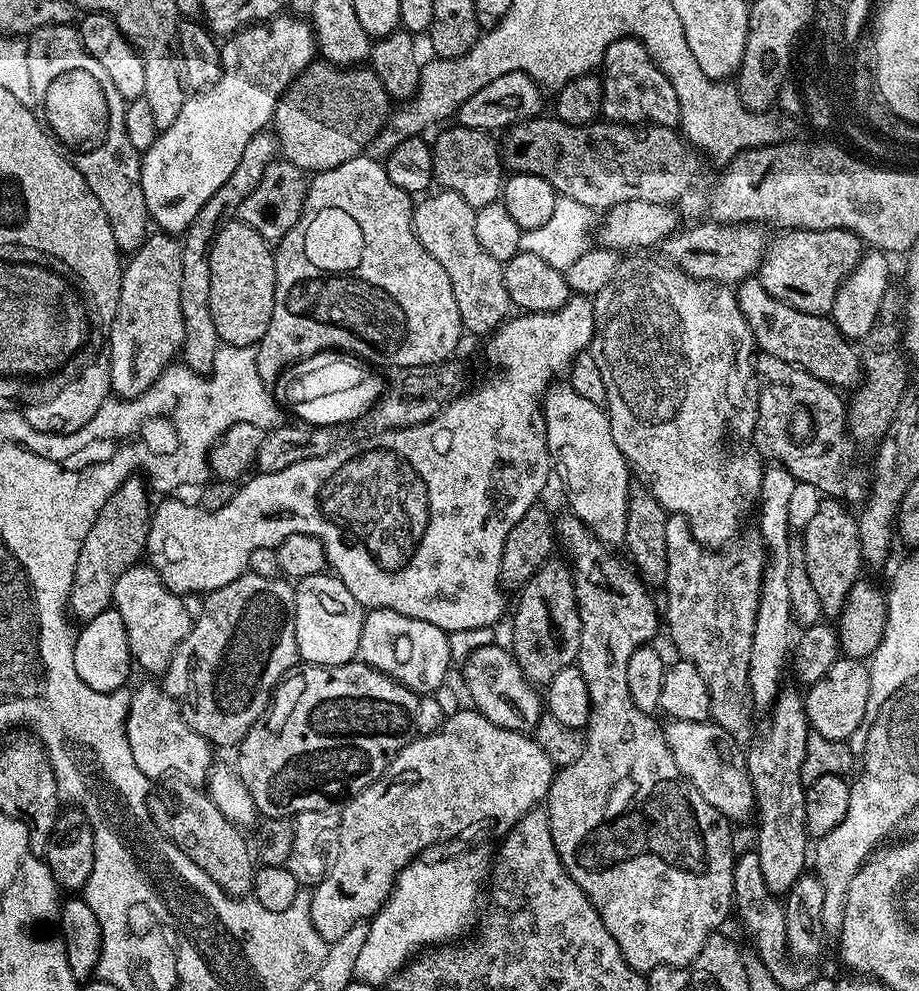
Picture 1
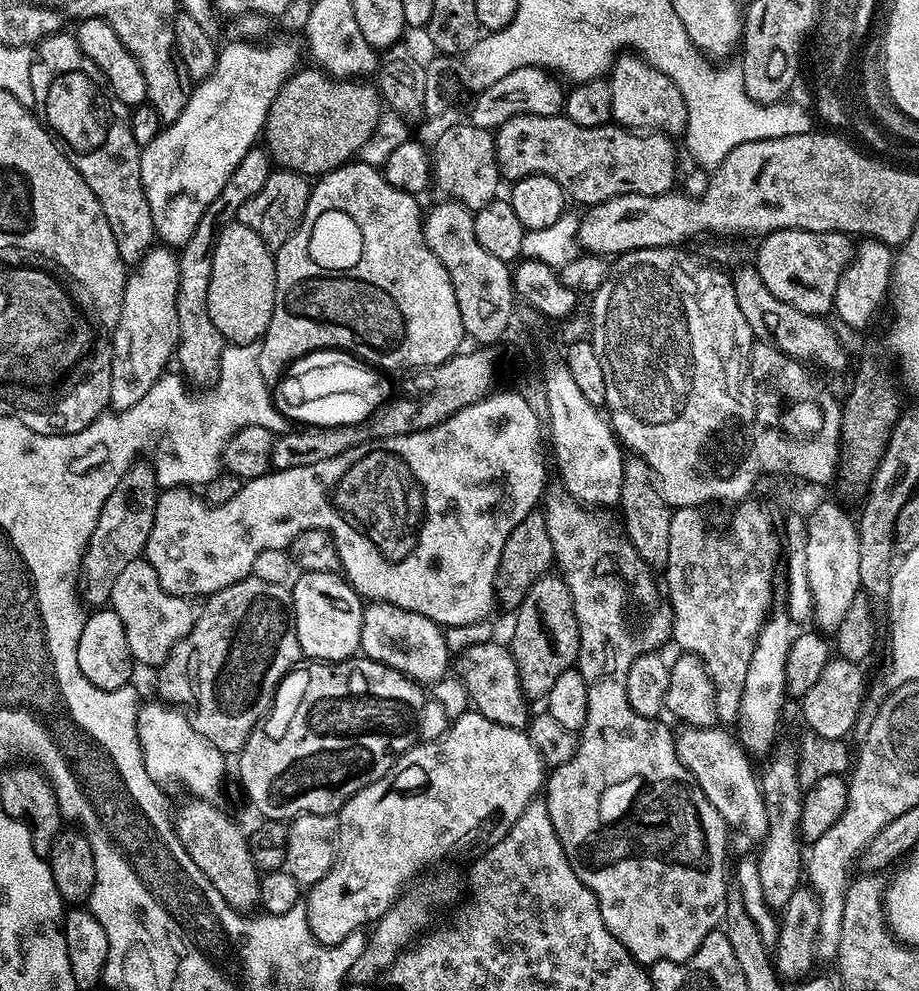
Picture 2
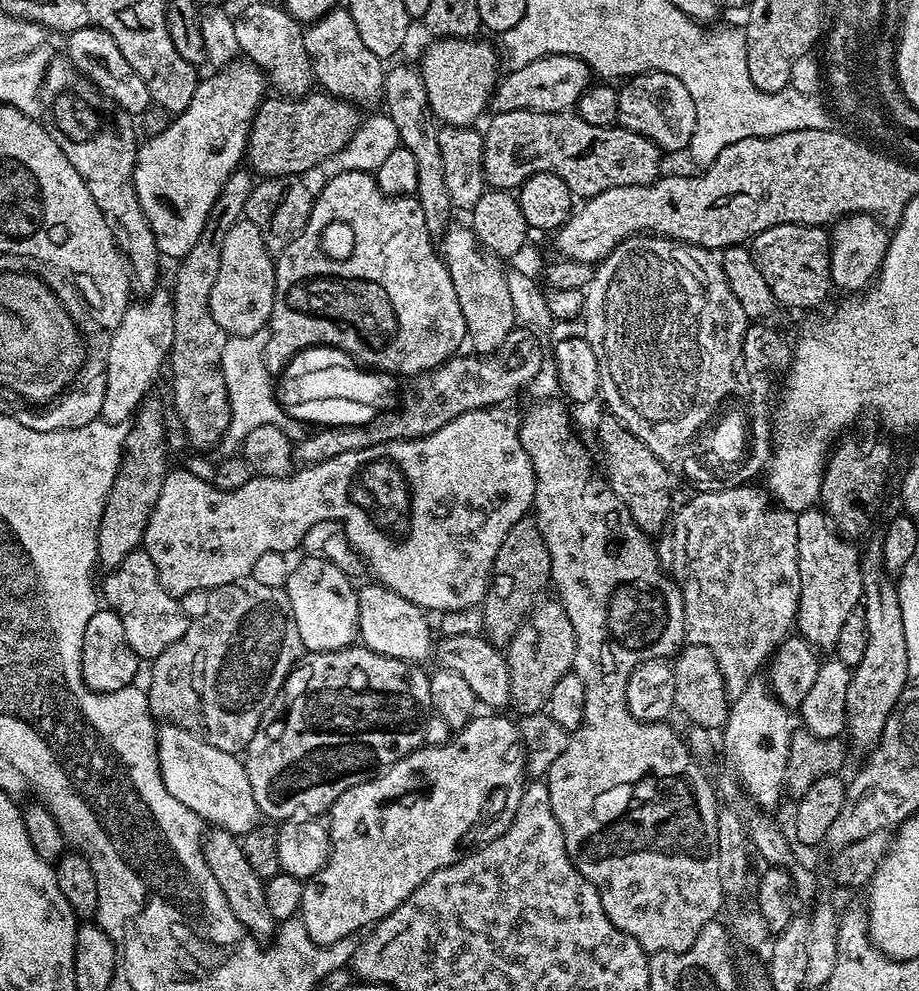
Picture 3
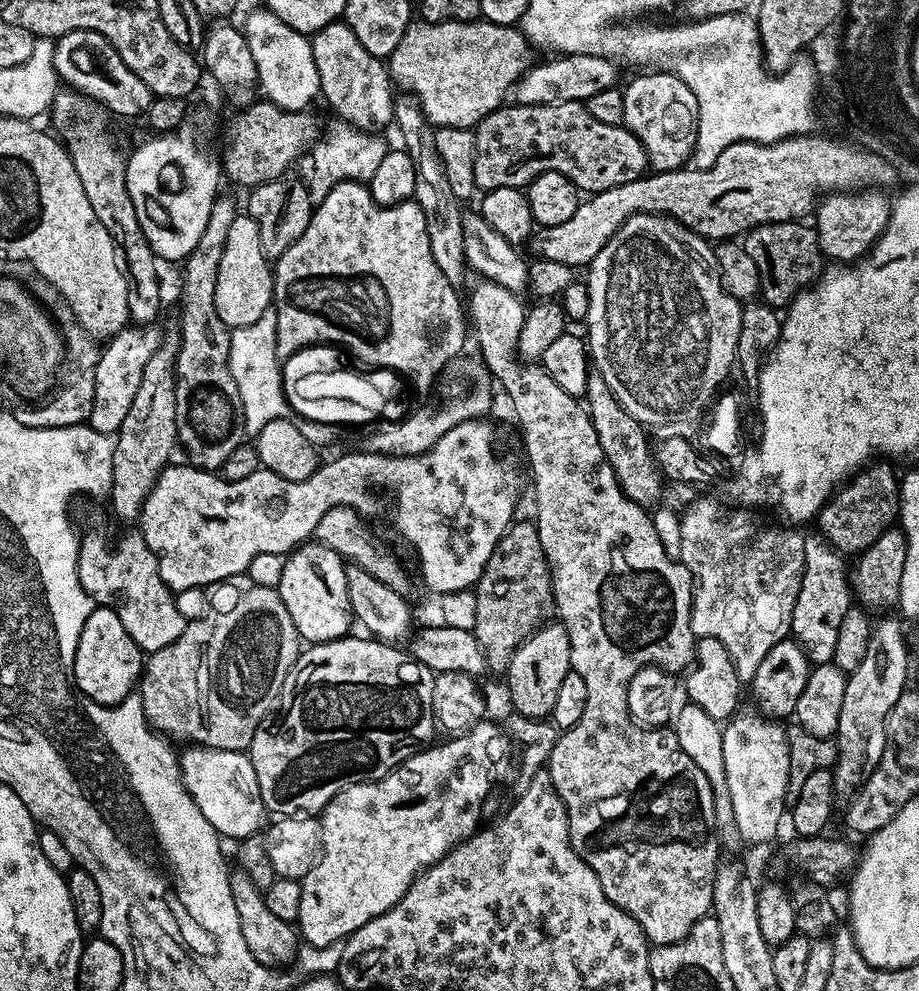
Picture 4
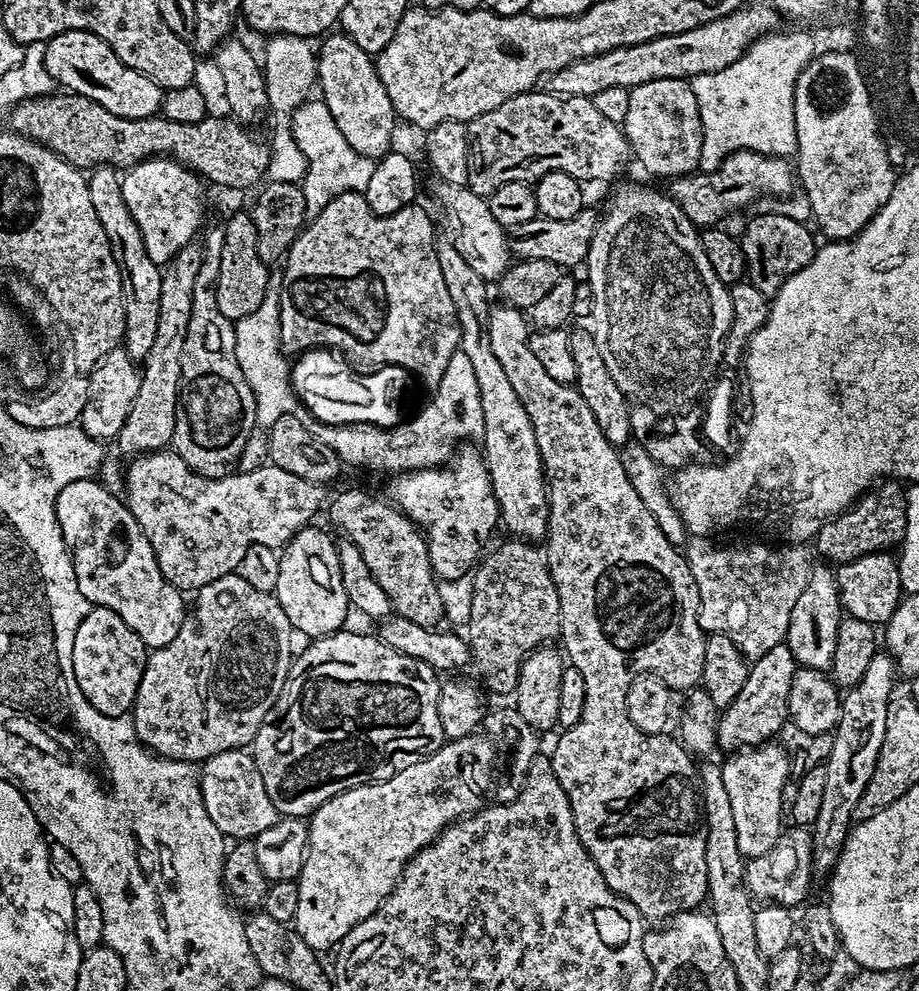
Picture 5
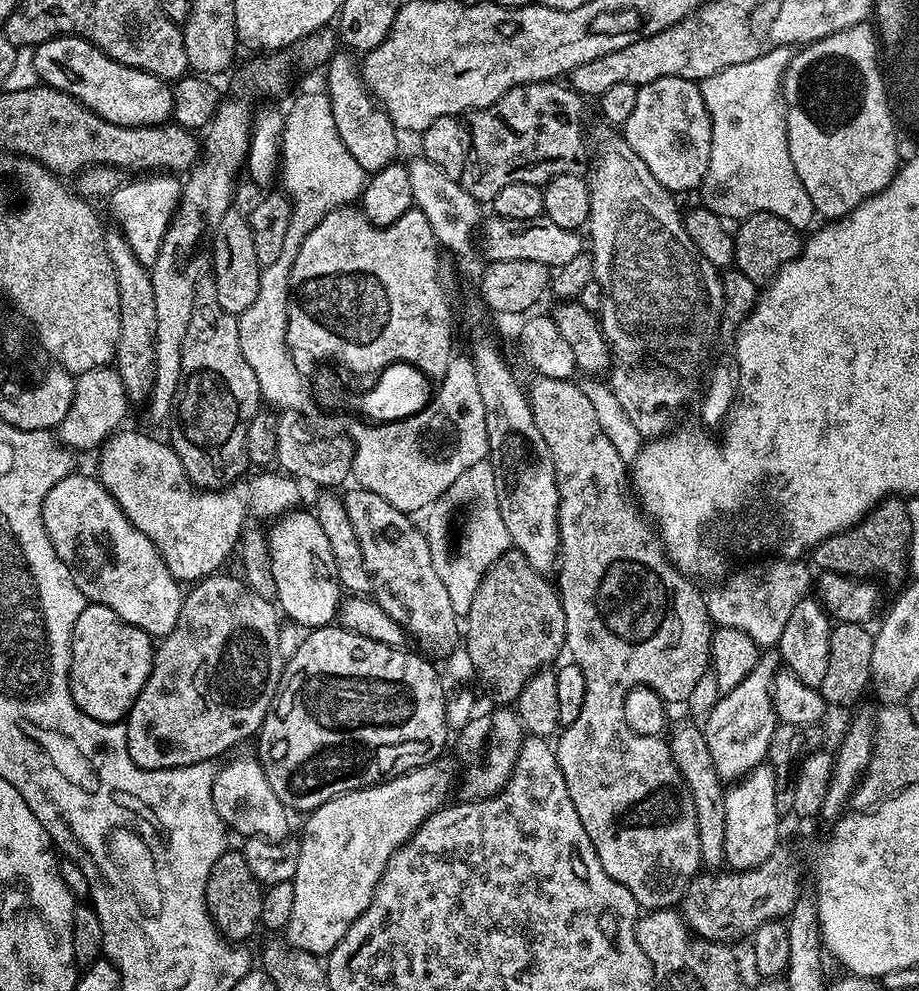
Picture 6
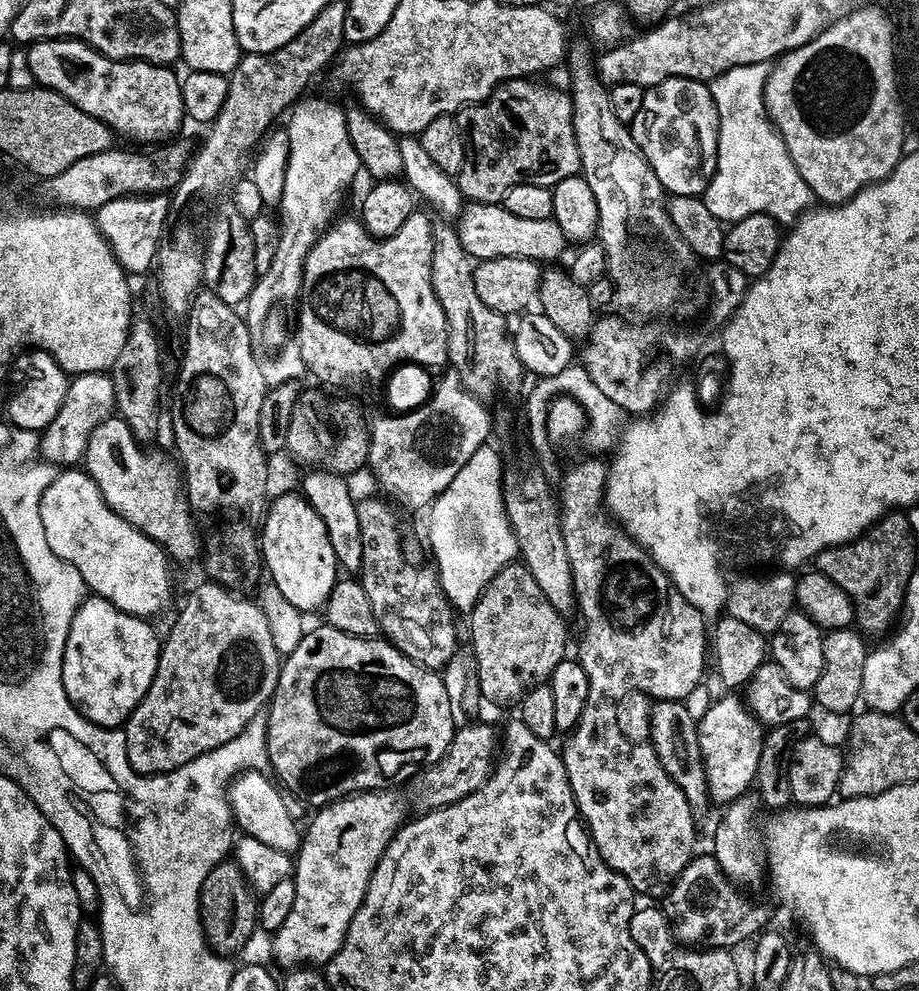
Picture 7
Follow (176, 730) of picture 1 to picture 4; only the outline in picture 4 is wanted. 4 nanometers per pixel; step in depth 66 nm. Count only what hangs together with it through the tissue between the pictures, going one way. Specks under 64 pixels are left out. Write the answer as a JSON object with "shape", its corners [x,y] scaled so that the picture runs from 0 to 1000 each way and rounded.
{"shape":[[[208,752],[195,762],[196,782],[208,804],[236,841],[260,850],[284,841],[292,829],[273,763],[267,758],[239,758],[222,752]]]}

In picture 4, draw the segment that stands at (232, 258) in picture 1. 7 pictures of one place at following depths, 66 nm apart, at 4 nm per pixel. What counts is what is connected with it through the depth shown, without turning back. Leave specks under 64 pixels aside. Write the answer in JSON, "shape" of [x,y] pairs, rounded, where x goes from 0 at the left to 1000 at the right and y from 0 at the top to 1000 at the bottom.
{"shape":[[[258,216],[250,227],[250,233],[246,239],[246,252],[242,252],[242,264],[237,264],[237,289],[233,289],[233,309],[237,309],[237,321],[248,332],[272,329],[272,325],[281,325],[289,313],[297,310],[298,300],[296,288],[298,286],[298,270],[285,256],[285,243],[281,241],[281,224],[269,216]]]}

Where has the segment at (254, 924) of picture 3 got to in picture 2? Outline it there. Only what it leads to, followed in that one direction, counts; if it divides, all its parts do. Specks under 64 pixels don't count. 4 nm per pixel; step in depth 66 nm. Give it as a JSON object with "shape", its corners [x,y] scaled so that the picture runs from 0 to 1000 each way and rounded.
{"shape":[[[210,806],[190,824],[189,835],[200,856],[211,866],[211,874],[220,878],[220,882],[231,884],[237,902],[246,906],[246,910],[258,920],[266,922],[277,917],[283,911],[283,885],[276,866],[270,857],[270,845],[267,837],[261,837],[246,820],[234,815],[225,806]]]}

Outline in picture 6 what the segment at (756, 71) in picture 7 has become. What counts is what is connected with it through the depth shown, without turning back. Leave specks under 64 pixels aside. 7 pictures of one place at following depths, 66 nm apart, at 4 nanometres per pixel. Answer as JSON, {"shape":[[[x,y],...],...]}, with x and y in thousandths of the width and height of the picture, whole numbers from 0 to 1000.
{"shape":[[[843,48],[816,63],[807,63],[807,67],[794,67],[773,79],[761,82],[762,94],[768,103],[768,111],[775,124],[773,163],[770,175],[766,178],[766,186],[771,190],[771,194],[764,206],[785,220],[804,224],[823,214],[837,214],[860,224],[860,228],[868,232],[885,229],[888,209],[881,204],[881,196],[877,196],[864,172],[864,163],[860,163],[857,128],[853,122],[851,86],[853,73],[857,70],[862,58],[863,53],[857,48]]]}

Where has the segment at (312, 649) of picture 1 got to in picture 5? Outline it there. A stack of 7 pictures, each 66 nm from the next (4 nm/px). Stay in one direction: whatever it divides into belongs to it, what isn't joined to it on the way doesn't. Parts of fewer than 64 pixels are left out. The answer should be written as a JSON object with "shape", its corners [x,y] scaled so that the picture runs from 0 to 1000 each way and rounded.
{"shape":[[[344,532],[330,533],[309,550],[304,558],[303,587],[298,596],[319,635],[334,644],[360,642],[371,637],[375,633],[374,625],[381,619],[376,591],[372,591],[367,546]]]}

